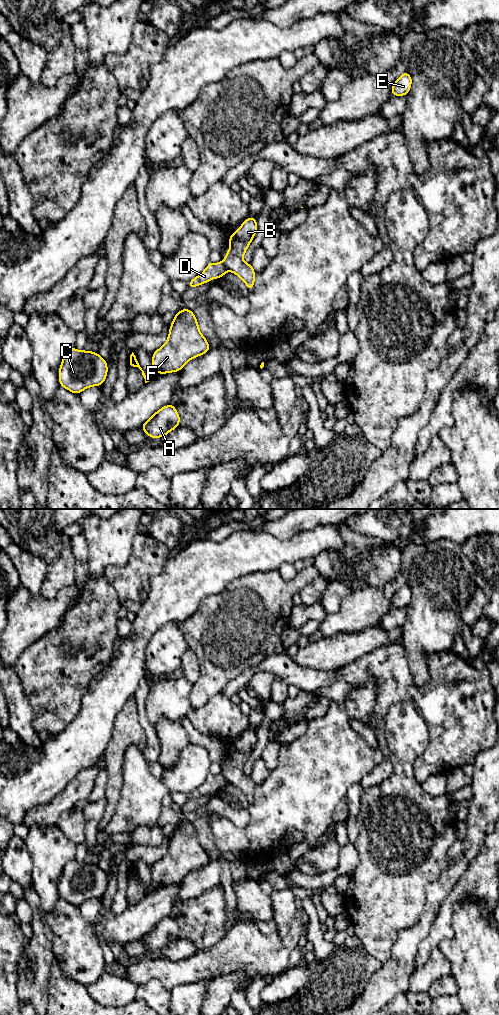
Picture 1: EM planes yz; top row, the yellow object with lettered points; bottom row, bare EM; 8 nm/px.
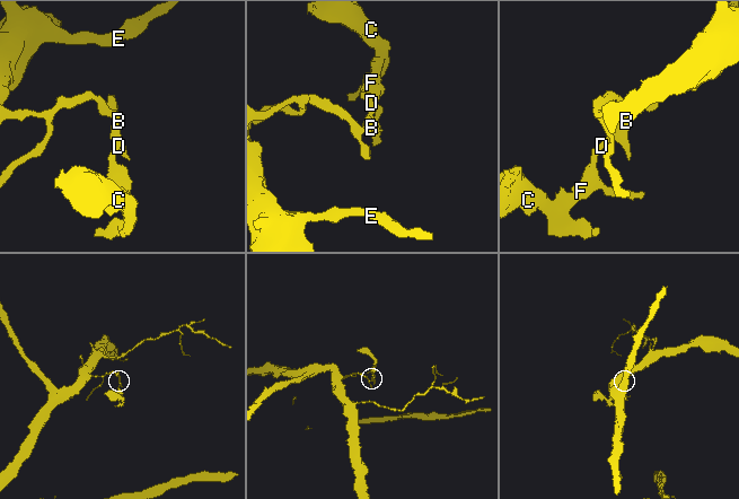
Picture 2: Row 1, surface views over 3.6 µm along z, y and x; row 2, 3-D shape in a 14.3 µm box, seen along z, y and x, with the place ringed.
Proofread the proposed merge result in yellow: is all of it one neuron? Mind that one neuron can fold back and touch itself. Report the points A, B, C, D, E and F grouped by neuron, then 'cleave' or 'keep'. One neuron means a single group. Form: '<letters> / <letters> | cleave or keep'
A C D F / B E | cleave

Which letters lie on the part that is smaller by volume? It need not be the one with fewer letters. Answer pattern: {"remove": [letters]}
{"remove": ["A", "C", "D", "F"]}

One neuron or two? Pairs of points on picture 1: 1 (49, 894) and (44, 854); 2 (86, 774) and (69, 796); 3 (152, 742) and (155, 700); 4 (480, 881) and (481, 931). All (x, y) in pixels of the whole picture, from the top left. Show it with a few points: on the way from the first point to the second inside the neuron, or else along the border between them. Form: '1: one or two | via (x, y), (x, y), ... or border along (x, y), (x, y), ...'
1: one | via (46, 884), (46, 864)
2: one | via (82, 779), (74, 787), (74, 791)
3: two | border along (147, 701), (146, 716), (154, 725)
4: two | border along (457, 902), (465, 898), (479, 900), (488, 909)

